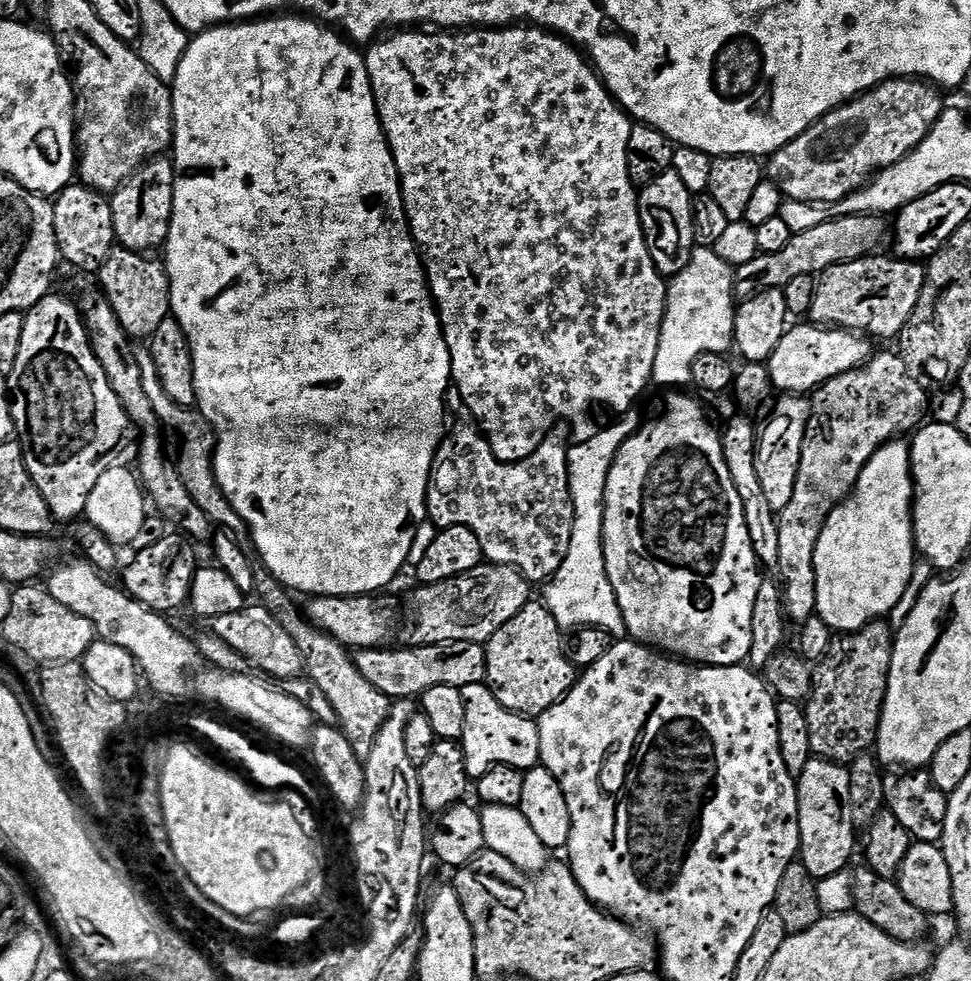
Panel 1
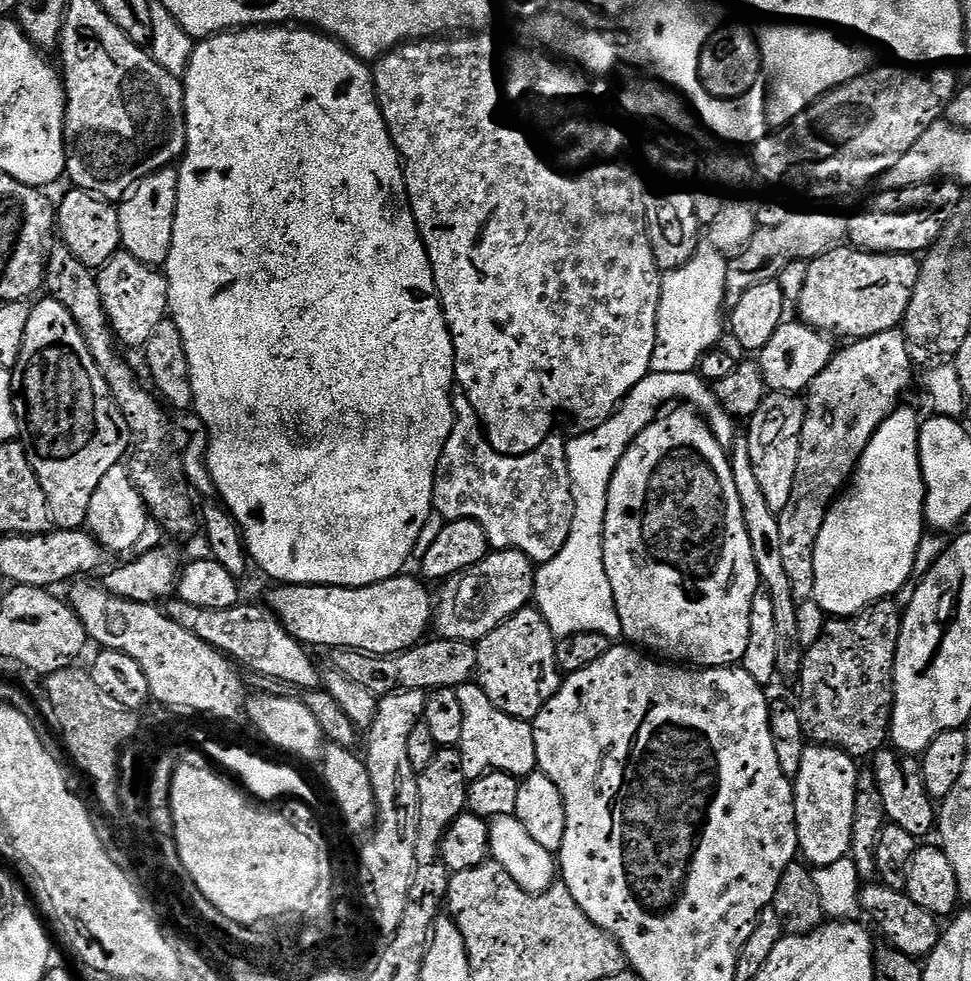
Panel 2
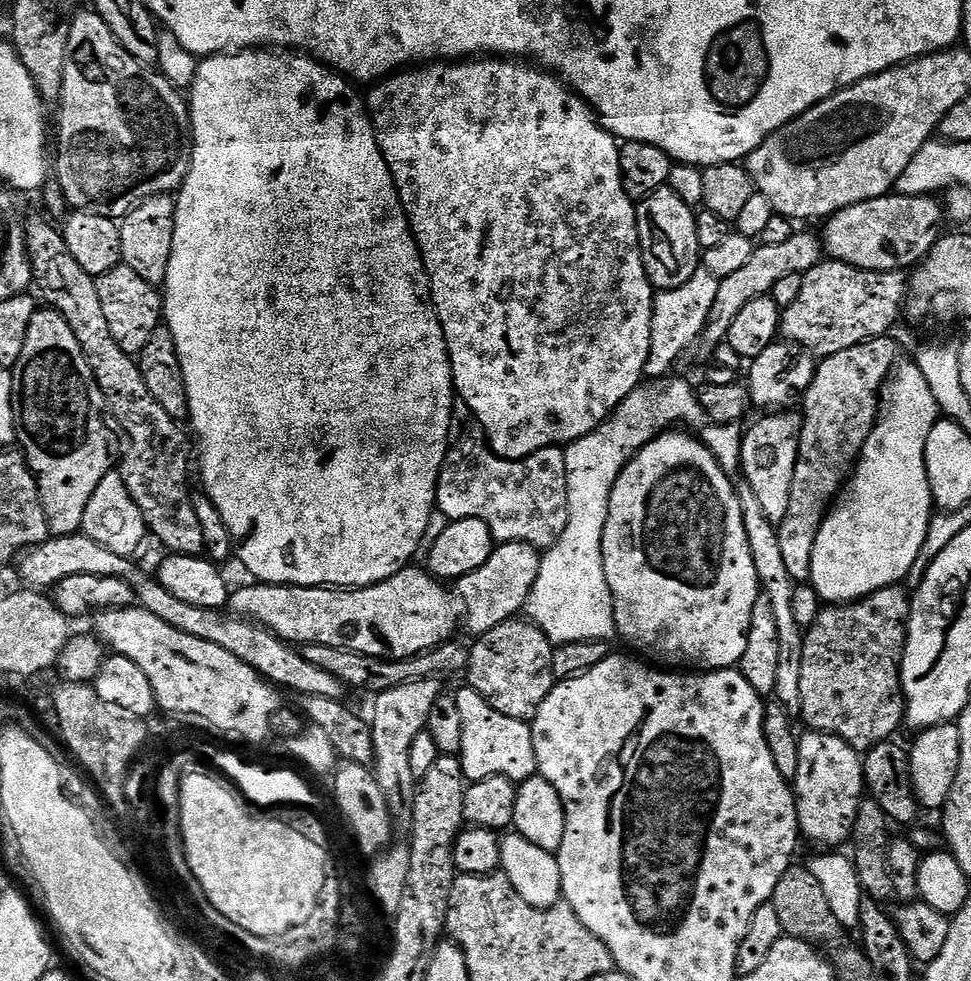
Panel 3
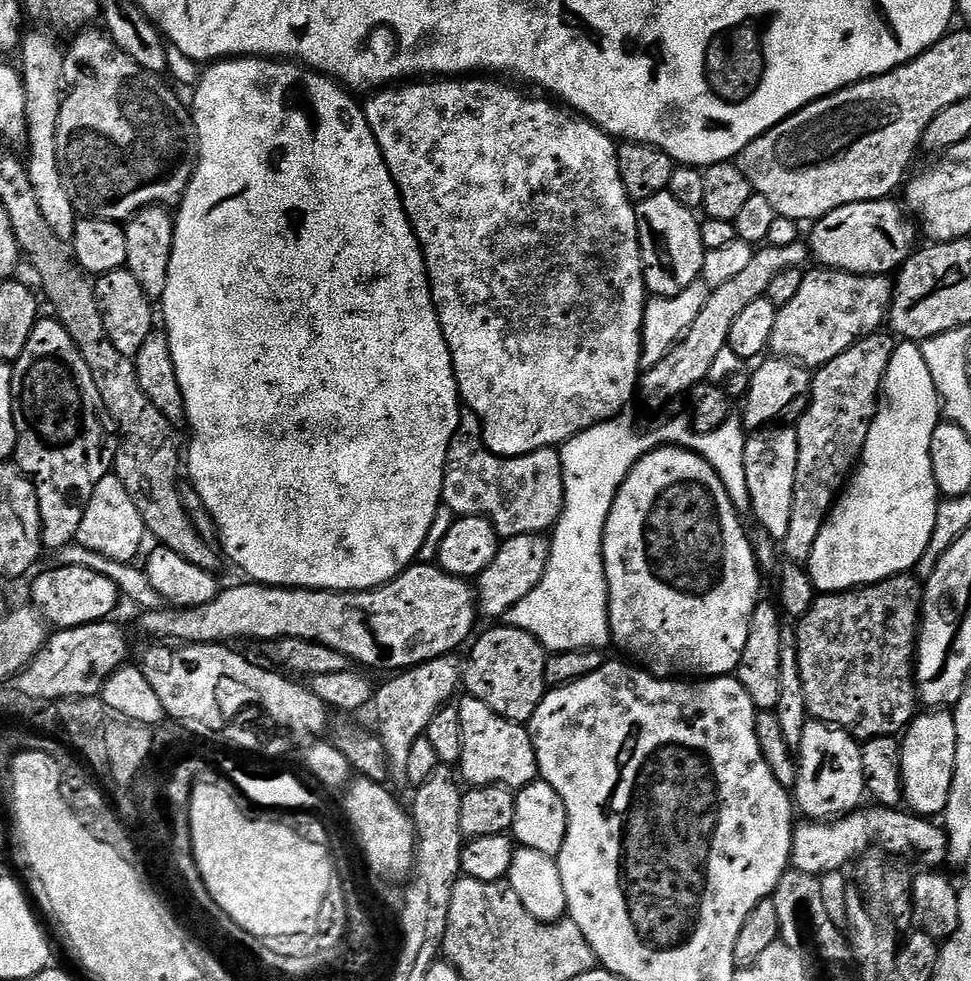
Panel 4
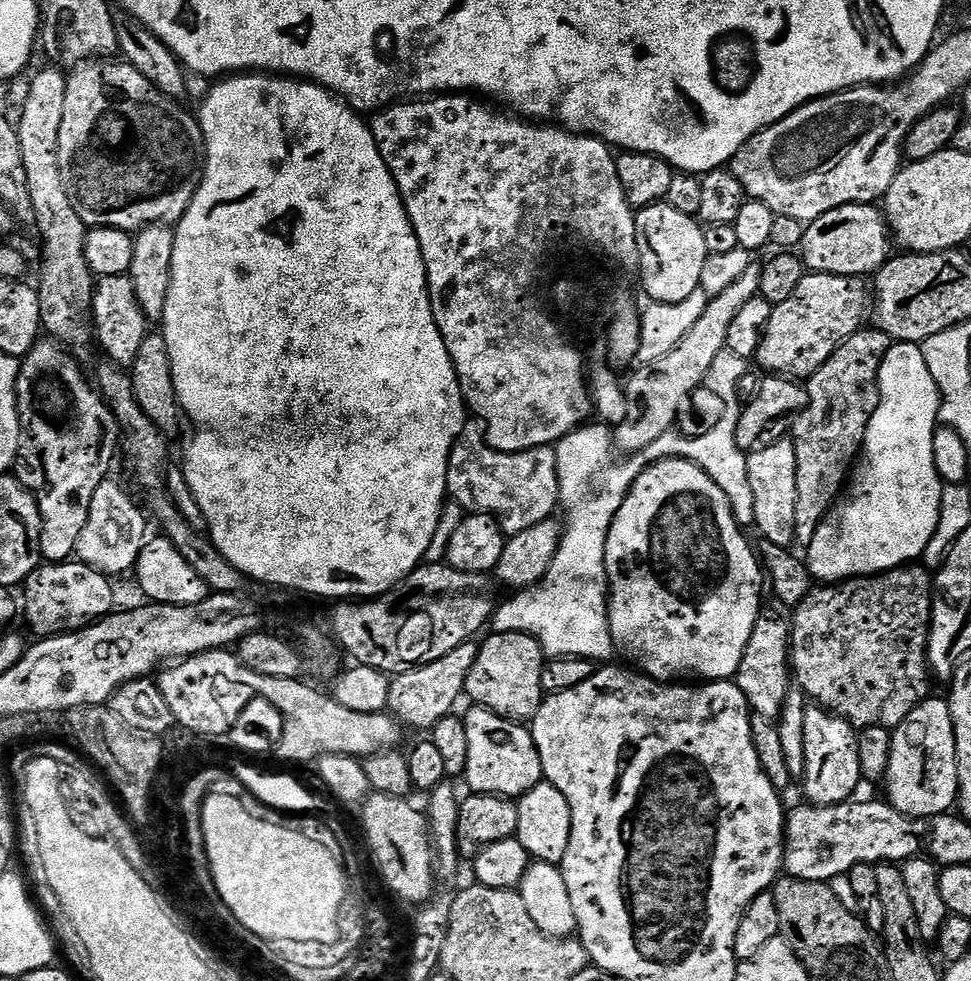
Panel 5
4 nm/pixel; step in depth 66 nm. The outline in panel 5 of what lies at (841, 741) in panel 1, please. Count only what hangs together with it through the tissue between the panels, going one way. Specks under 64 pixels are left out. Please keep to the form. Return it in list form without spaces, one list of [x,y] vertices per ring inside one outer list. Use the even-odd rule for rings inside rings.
[[[923,566],[891,568],[875,576],[813,587],[790,619],[790,672],[800,691],[813,705],[840,716],[857,730],[895,730],[930,696],[928,629],[932,626],[933,587],[933,577]]]

